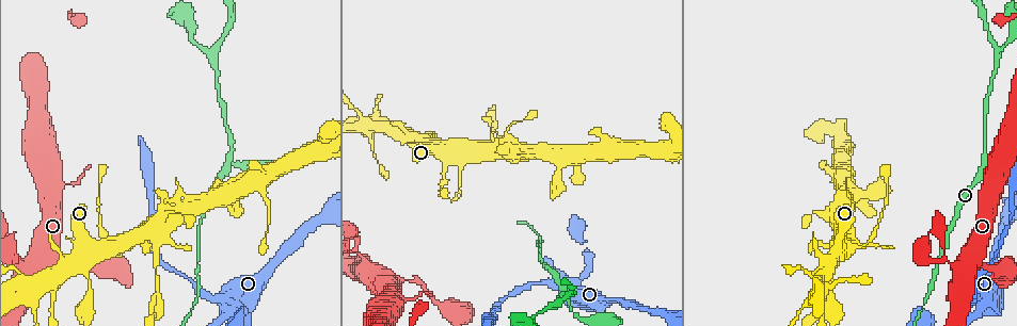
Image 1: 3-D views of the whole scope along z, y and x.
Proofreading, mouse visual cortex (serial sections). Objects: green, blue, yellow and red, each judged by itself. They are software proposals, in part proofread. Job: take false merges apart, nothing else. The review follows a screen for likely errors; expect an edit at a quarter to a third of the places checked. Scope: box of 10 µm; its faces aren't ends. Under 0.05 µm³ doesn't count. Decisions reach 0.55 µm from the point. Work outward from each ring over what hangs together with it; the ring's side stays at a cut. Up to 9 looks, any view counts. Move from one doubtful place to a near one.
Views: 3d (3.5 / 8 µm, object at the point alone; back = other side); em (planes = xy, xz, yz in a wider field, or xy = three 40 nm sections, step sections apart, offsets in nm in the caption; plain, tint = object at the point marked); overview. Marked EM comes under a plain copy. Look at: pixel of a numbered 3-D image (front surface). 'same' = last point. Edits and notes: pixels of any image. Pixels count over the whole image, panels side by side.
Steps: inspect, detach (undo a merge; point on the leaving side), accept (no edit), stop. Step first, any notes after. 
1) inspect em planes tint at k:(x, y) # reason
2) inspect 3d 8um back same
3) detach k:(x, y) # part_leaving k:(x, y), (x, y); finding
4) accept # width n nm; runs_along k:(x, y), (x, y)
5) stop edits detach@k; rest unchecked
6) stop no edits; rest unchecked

inspect 3d 3.5um at 1:(434, 148) # small branch off a trunk

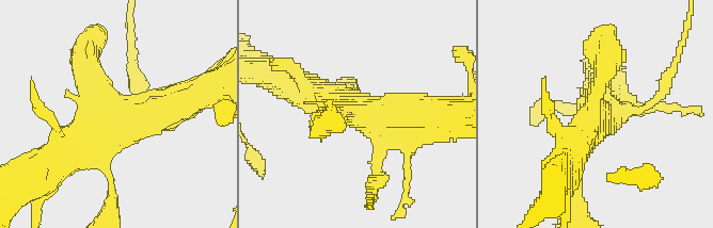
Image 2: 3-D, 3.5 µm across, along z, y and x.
inspect em xy step 5 tint at 2:(597, 115)

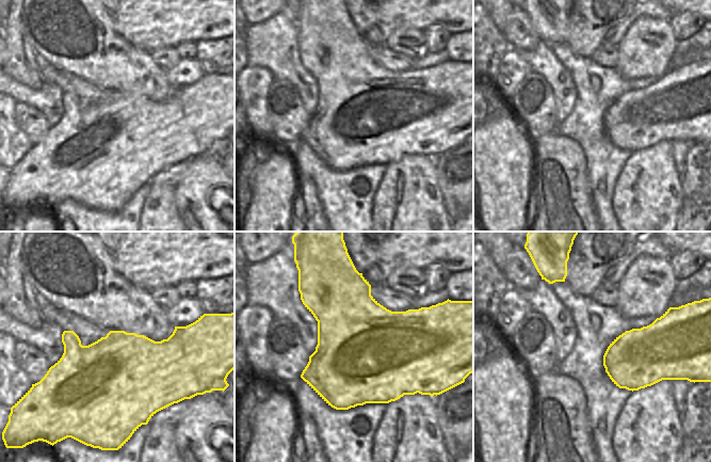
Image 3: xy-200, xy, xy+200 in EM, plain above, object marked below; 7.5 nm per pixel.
accept # continuous, no second cell

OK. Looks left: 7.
inspect 3d 3.5um at 1:(400, 282) # a narrow waist

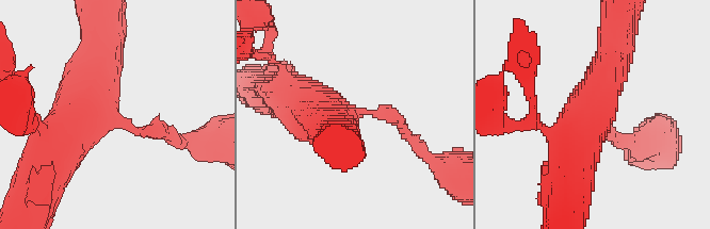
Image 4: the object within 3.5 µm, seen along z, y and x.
inspect em xy step 2 tint at 4:(109, 119) # shape alone is not enough

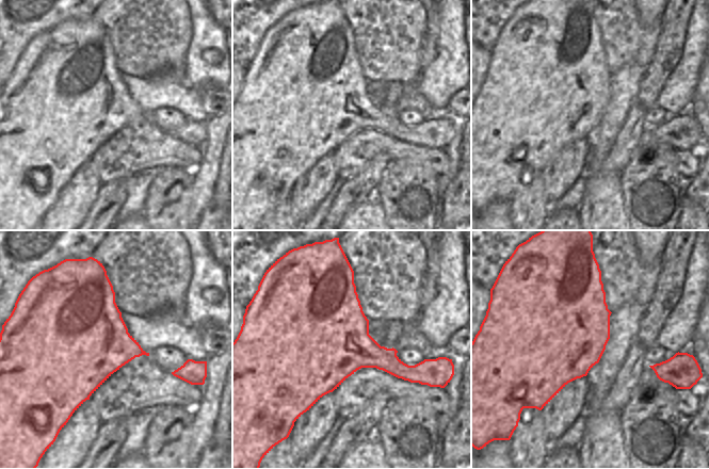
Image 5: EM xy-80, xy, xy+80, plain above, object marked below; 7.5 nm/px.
accept # one cell here

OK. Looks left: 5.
inspect 3d 3.5um at 1:(37, 283) # thin arm on a thick one

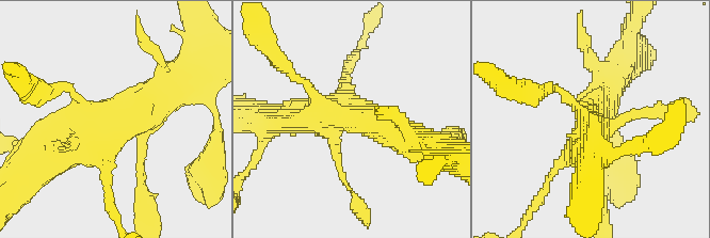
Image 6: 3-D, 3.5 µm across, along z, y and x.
inspect em xy step 3 tint at 6:(354, 119)

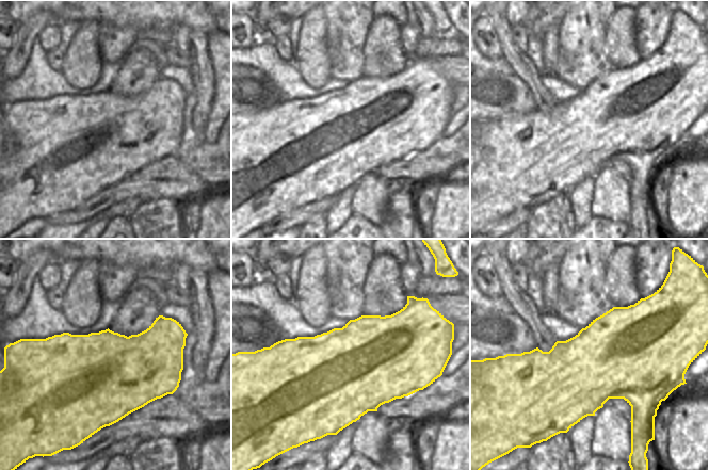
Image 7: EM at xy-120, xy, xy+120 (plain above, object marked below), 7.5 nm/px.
accept # runs_along 6:(170, 85), (127, 118), (51, 155); continuous, no second cell

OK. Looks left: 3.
inspect 3d 3.5um at 1:(156, 279) # thin neck

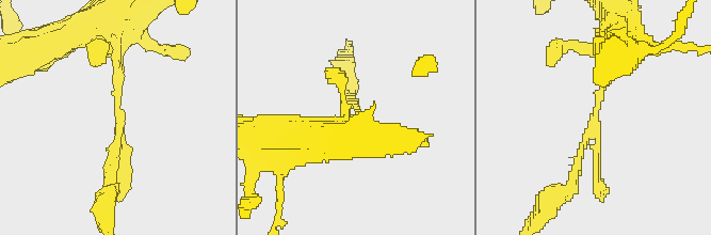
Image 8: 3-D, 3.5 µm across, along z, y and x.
inspect em xy step 5 tint at 8:(597, 112) # now the EM

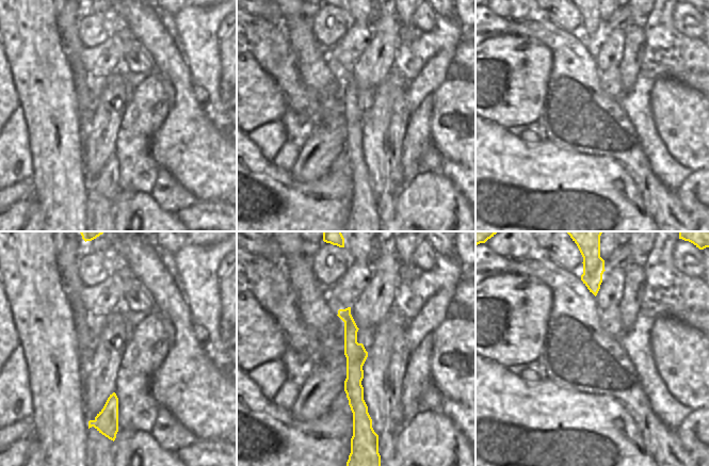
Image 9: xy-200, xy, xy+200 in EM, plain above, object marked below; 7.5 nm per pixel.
inspect em planes tint same

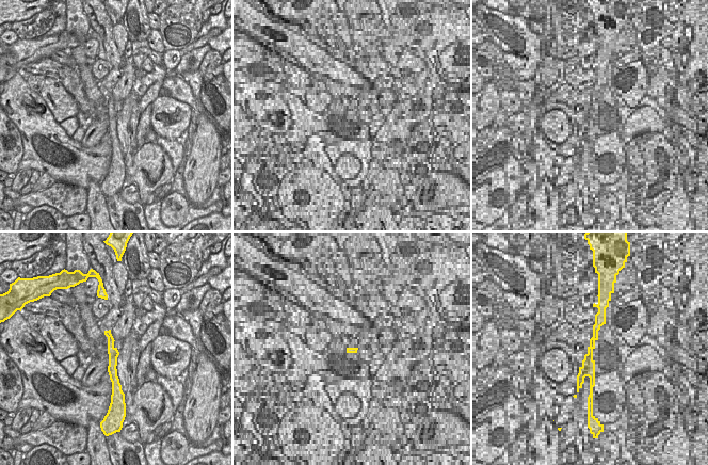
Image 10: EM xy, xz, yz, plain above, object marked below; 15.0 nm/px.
detach 8:(571, 183) # width 160 nm; part_leaving 8:(580, 150), (572, 183), (526, 219); two cells meet here

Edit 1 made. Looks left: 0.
stop edits detach@8; rest unchecked

